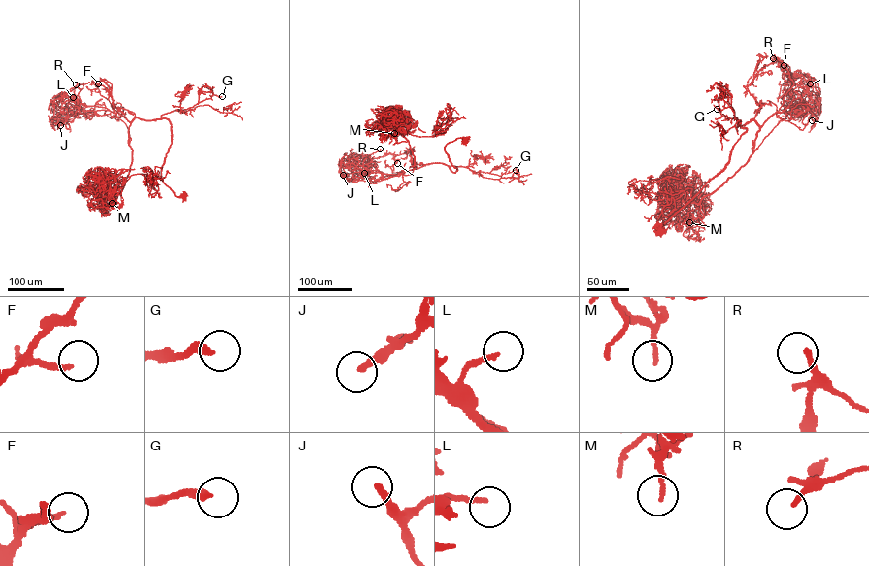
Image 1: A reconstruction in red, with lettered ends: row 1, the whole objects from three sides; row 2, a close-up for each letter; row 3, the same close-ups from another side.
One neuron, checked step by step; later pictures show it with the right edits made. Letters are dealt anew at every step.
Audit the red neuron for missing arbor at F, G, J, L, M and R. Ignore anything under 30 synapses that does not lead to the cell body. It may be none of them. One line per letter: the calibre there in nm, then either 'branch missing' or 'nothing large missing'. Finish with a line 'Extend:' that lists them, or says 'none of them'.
F: 190 nm | branch missing
G: 320 nm | branch missing
J: 240 nm | branch missing
L: 170 nm | nothing large missing
M: 150 nm | nothing large missing
R: 170 nm | nothing large missing
Extend: F, G, J

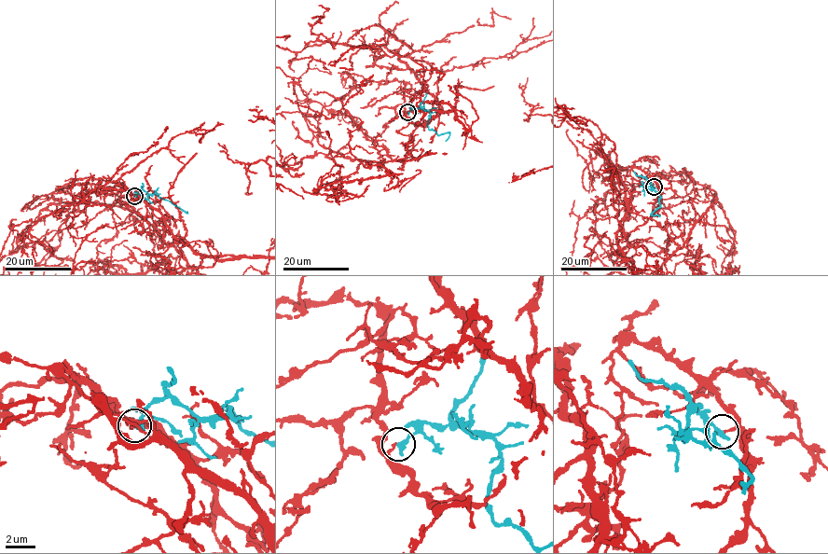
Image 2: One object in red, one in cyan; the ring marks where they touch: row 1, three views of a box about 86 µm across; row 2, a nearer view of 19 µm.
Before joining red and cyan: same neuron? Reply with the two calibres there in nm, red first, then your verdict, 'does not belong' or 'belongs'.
150 nm thick on the red side, 380 nm on the other; belongs

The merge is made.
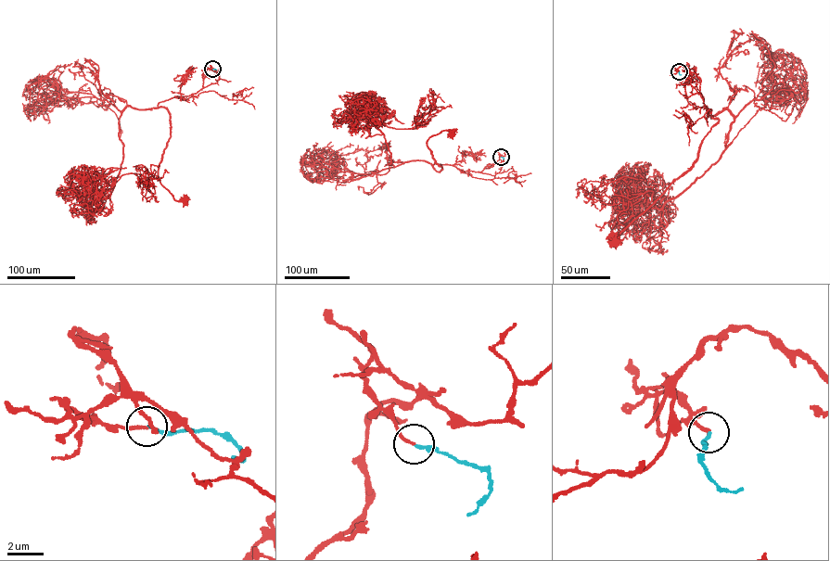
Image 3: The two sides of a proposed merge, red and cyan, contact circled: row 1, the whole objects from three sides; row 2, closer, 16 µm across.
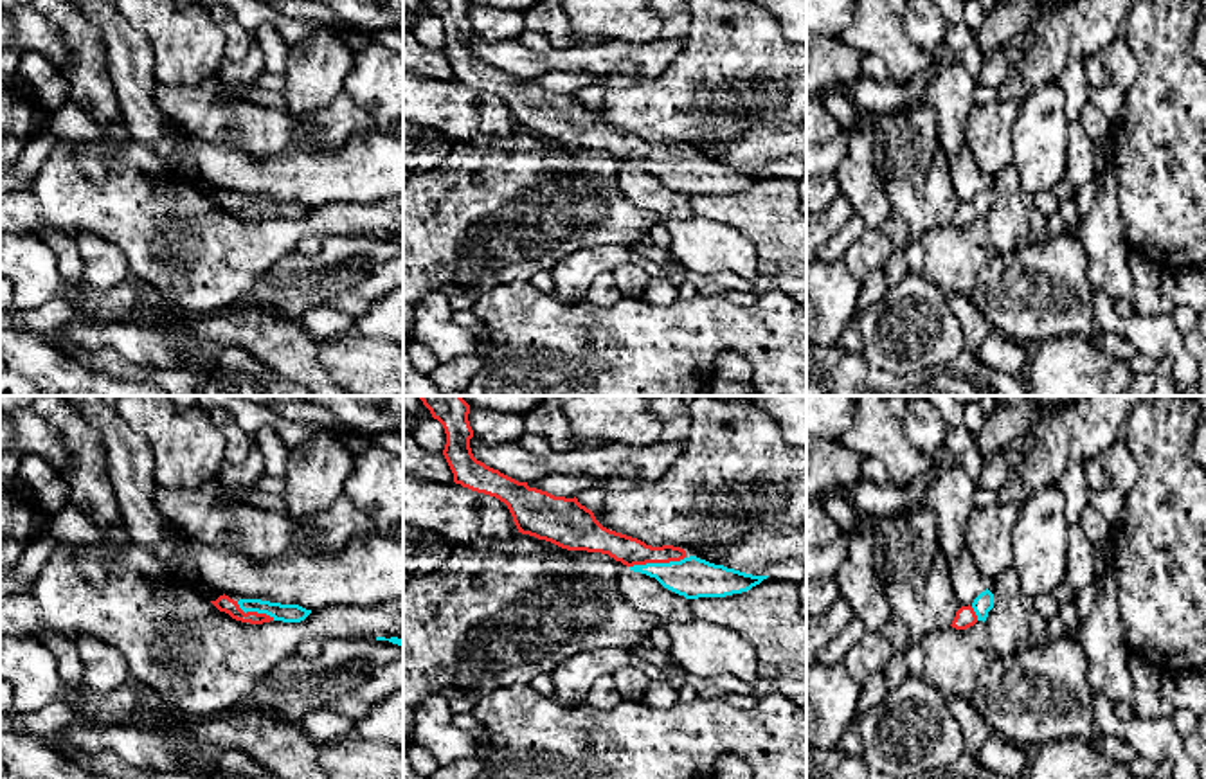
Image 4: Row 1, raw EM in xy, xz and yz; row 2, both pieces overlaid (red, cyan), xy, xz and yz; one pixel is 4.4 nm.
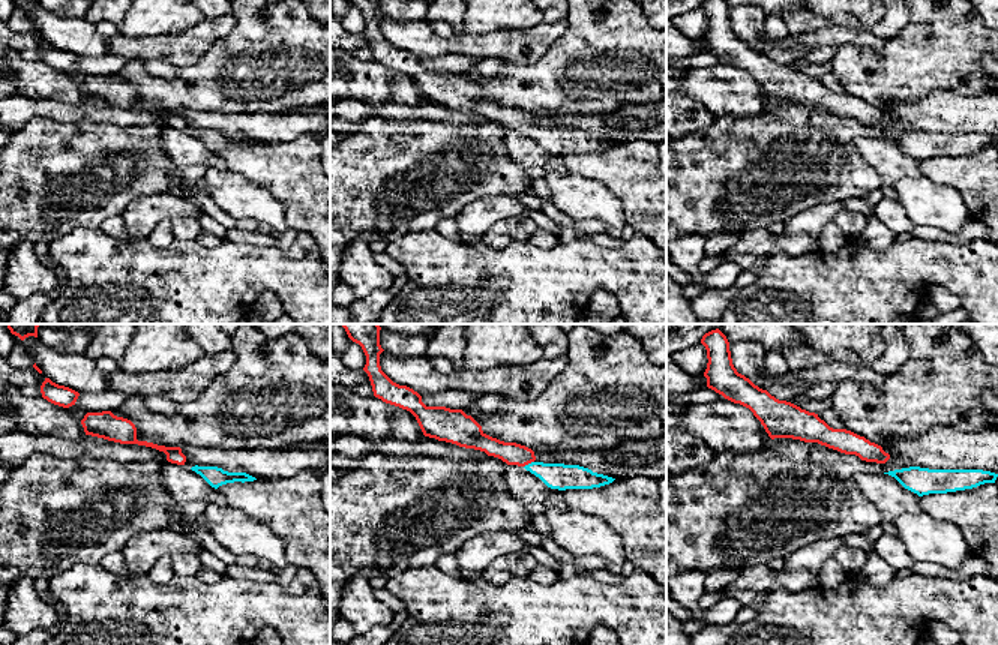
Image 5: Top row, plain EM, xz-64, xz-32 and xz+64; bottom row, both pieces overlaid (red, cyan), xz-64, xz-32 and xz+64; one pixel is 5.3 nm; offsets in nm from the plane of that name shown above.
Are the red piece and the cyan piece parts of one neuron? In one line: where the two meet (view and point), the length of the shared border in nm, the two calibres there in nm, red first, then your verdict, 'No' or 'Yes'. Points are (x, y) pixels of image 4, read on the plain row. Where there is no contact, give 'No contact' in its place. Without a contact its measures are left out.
Touches red at xz (657, 159). Shared border 260 nm. Thickness 130 nm (red) against 180 nm. Yes

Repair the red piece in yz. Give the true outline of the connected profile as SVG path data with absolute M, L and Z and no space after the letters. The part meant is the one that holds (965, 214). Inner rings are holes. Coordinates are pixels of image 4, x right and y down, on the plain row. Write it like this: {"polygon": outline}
{"polygon": "M986 185L974 196L972 201L961 203L956 209L956 214L950 223L956 227L967 227L974 223L977 218L985 219L992 205L994 205L994 191Z"}

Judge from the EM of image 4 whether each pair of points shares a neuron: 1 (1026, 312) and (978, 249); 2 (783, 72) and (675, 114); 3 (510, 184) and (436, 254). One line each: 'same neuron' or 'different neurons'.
1: different neurons
2: same neuron
3: same neuron

